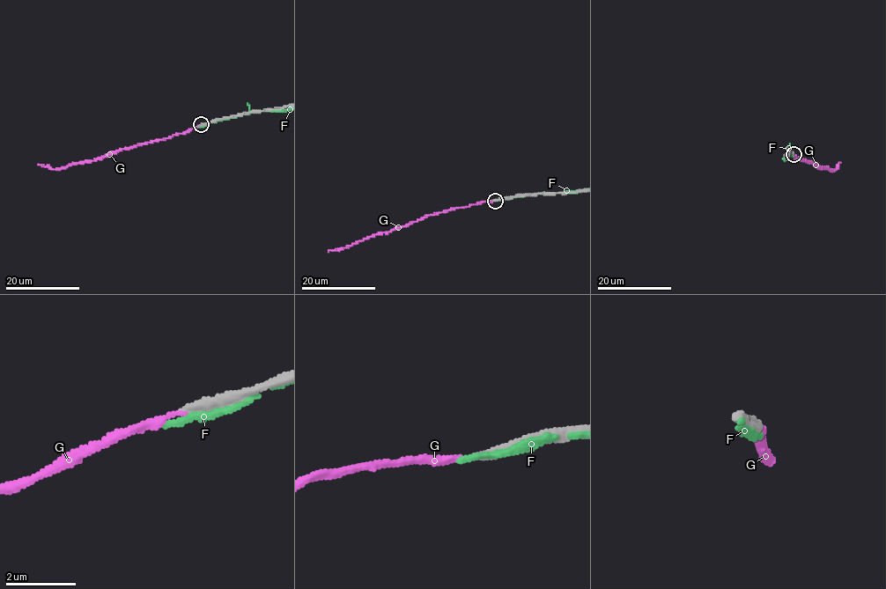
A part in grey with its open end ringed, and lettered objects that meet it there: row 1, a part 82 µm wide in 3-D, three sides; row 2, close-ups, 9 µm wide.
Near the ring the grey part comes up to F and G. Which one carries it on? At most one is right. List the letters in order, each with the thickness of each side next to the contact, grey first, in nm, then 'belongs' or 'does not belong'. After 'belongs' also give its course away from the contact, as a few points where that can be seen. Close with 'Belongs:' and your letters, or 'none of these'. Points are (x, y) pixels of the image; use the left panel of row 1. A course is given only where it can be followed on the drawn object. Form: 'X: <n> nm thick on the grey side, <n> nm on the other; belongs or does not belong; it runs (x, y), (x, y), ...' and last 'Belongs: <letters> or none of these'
F: 260 nm thick on the grey side, 180 nm on the other; does not belong
G: 260 nm thick on the grey side, 120 nm on the other; does not belong
Belongs: none of these

